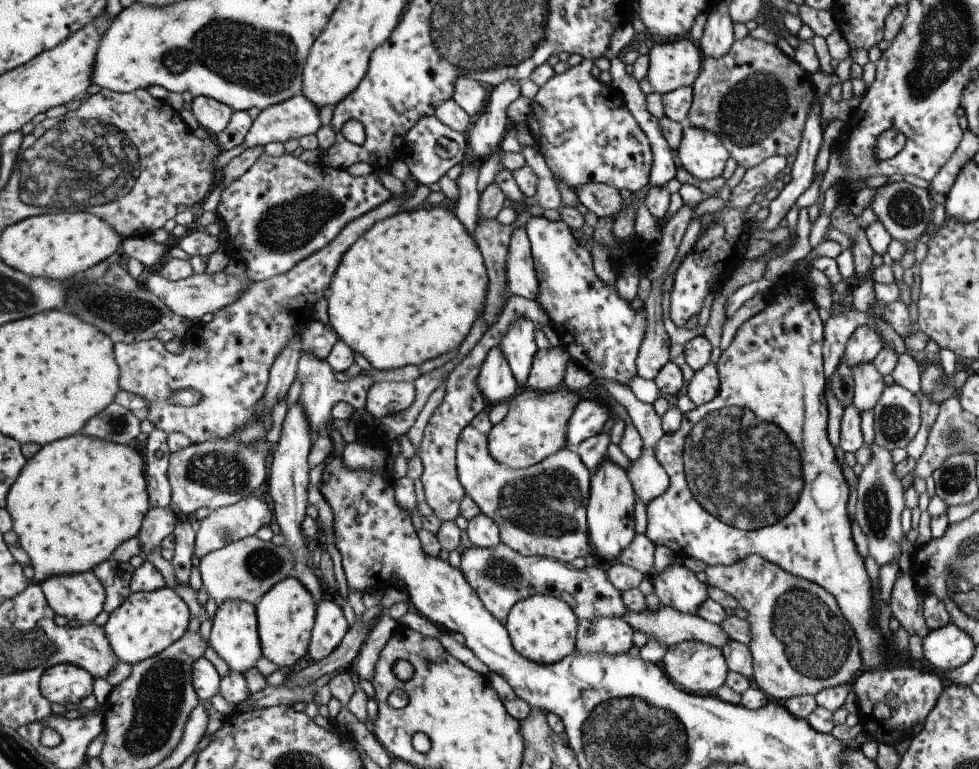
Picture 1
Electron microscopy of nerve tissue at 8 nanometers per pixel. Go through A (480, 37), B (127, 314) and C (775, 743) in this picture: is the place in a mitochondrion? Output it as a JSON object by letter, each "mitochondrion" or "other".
{"A":"mitochondrion","B":"mitochondrion","C":"other"}

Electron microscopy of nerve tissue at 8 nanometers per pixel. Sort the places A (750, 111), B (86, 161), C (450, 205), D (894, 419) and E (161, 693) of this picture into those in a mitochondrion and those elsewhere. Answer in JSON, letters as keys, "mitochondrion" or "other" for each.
{"A":"mitochondrion","B":"mitochondrion","C":"other","D":"mitochondrion","E":"mitochondrion"}

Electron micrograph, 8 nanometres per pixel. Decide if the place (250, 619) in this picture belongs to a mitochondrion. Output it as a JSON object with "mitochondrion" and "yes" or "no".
{"mitochondrion":"no"}

